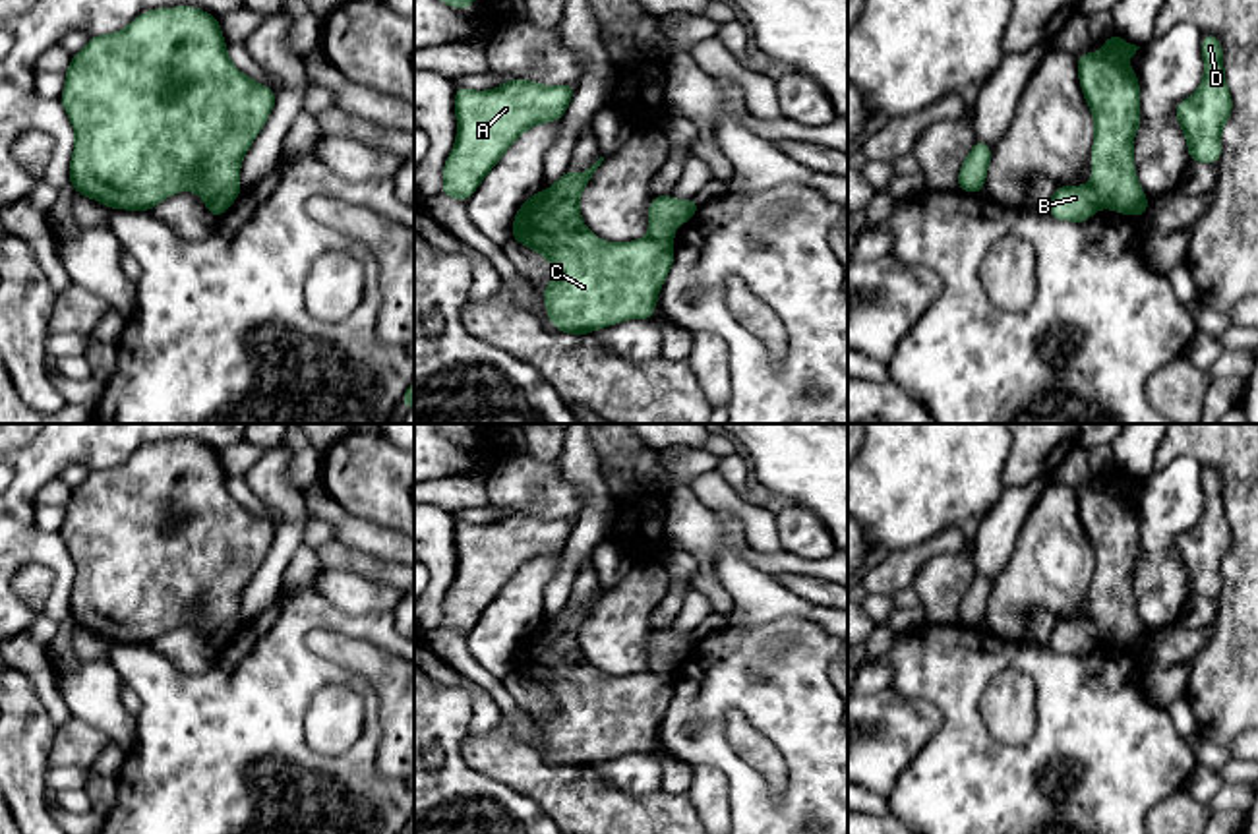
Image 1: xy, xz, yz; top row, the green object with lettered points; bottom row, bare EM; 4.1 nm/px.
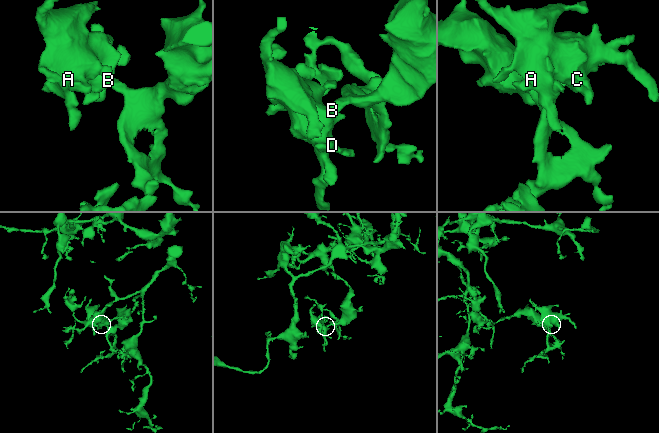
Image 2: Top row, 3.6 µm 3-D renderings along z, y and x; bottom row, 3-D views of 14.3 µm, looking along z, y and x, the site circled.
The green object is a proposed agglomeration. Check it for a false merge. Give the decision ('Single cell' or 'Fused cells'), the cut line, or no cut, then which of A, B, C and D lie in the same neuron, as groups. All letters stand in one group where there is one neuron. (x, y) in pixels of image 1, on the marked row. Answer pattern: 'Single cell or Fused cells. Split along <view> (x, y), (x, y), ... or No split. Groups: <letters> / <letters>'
Fused cells. Split along xy (233, 200), (217, 200), (208, 208). Groups: A C D / B

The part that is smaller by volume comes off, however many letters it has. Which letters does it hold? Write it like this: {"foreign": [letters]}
{"foreign": ["A", "C", "D"]}

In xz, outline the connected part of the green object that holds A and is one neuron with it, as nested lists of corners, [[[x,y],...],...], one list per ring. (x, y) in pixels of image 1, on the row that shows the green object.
[[[507,79],[490,91],[455,85],[457,141],[443,164],[439,195],[468,201],[503,153],[532,126],[565,116],[575,85]]]

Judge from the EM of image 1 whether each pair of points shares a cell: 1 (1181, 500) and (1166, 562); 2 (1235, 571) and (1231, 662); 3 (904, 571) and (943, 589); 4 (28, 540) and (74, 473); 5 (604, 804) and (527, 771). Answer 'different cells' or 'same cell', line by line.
1: same cell
2: same cell
3: different cells
4: different cells
5: same cell

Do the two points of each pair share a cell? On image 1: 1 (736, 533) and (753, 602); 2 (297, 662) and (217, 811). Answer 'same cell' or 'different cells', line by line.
1: same cell
2: same cell

